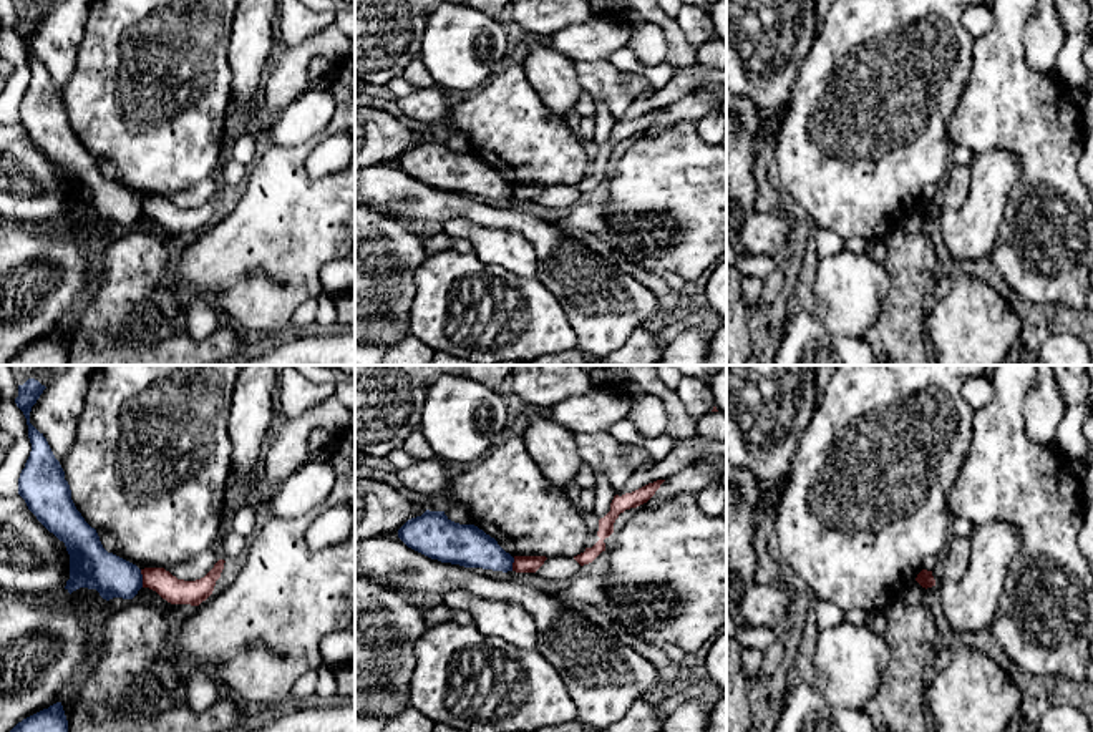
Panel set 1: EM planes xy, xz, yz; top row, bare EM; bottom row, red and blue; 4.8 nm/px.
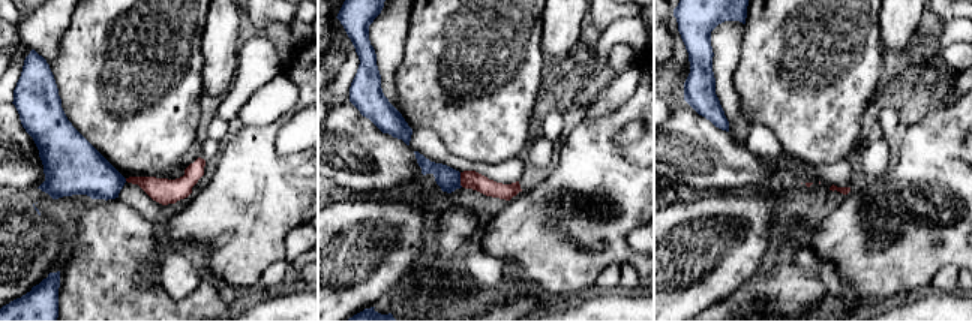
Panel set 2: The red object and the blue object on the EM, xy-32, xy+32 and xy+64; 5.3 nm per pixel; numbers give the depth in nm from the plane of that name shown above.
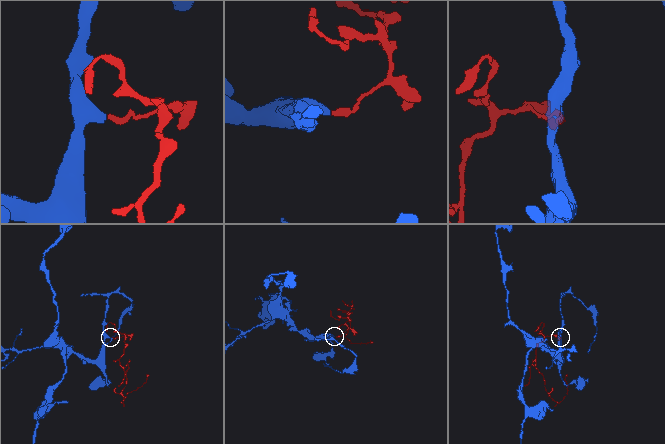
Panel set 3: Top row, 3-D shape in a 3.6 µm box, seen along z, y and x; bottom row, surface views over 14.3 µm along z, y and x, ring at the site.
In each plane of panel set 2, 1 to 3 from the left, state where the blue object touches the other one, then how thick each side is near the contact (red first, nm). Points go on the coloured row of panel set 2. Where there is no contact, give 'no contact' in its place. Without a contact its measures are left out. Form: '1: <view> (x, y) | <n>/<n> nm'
1: no contact
2: xy+32 (461, 180) | 100/120 nm
3: no contact

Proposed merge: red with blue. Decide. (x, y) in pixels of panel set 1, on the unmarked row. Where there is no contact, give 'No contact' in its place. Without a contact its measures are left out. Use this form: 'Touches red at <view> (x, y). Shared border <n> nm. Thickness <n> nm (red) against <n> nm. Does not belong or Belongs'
Touches red at xy (143, 206). Shared border 90 nm. Thickness 130 nm (red) against 200 nm. Does not belong

